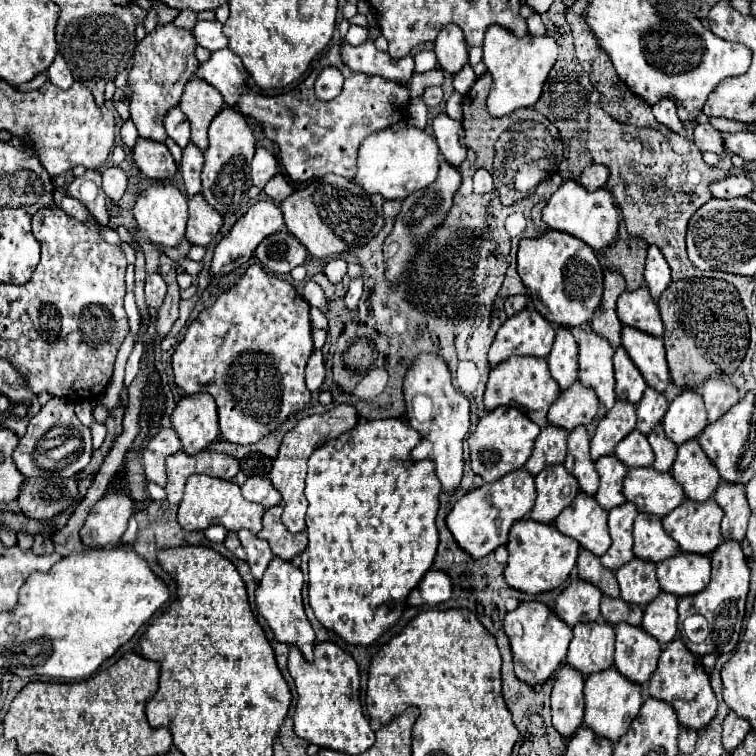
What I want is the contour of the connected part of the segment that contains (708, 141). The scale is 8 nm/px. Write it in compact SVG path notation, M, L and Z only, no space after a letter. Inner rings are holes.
M708 122L694 126L694 144L700 152L714 152L718 156L730 156L724 146L724 134L714 130Z

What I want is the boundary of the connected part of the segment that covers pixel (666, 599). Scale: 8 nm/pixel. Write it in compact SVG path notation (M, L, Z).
M660 592L656 600L652 600L644 608L644 620L642 628L652 634L662 646L666 646L670 640L676 638L678 634L678 612L676 612L678 598L668 592Z

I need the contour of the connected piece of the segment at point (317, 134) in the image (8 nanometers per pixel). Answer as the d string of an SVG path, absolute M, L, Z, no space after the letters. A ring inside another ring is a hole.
M332 46L316 62L304 84L294 88L292 92L280 96L262 96L252 92L250 88L244 88L236 108L244 116L252 116L262 124L265 135L280 148L280 164L286 176L294 184L300 184L310 180L312 176L326 176L330 172L352 180L354 158L360 142L372 132L384 130L406 118L408 102L410 94L406 86L390 84L380 76L362 76L350 72L338 56L338 46ZM326 66L336 66L344 74L344 90L330 102L322 102L314 94L314 80Z

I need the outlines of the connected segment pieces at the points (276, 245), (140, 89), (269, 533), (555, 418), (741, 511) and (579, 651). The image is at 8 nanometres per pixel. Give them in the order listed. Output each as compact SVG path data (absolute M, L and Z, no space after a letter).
M276 232L270 234L258 248L256 258L262 262L264 268L268 268L274 274L288 274L292 268L306 262L306 248L288 232Z
M174 24L158 26L136 46L134 68L130 72L128 84L132 88L130 120L136 124L140 138L150 138L156 142L166 140L162 120L170 108L178 106L186 82L194 76L194 64L198 64L194 48L196 40L192 36L192 30L180 30L174 28Z
M280 504L268 508L264 512L264 528L260 530L258 536L262 540L268 540L274 556L284 558L284 560L292 560L294 556L298 556L306 548L308 538L306 538L306 532L300 532L300 534L288 532L284 528L280 516L282 516L282 506Z
M576 380L570 388L562 390L560 396L548 410L548 422L558 424L564 430L574 430L576 426L586 426L594 420L598 412L598 396L592 388L582 386Z
M720 482L714 500L722 506L724 518L722 518L722 536L732 538L742 542L746 534L746 524L752 514L746 494L744 494L744 484L730 484L730 482Z
M604 620L576 624L566 662L582 674L594 674L614 664L614 626Z

